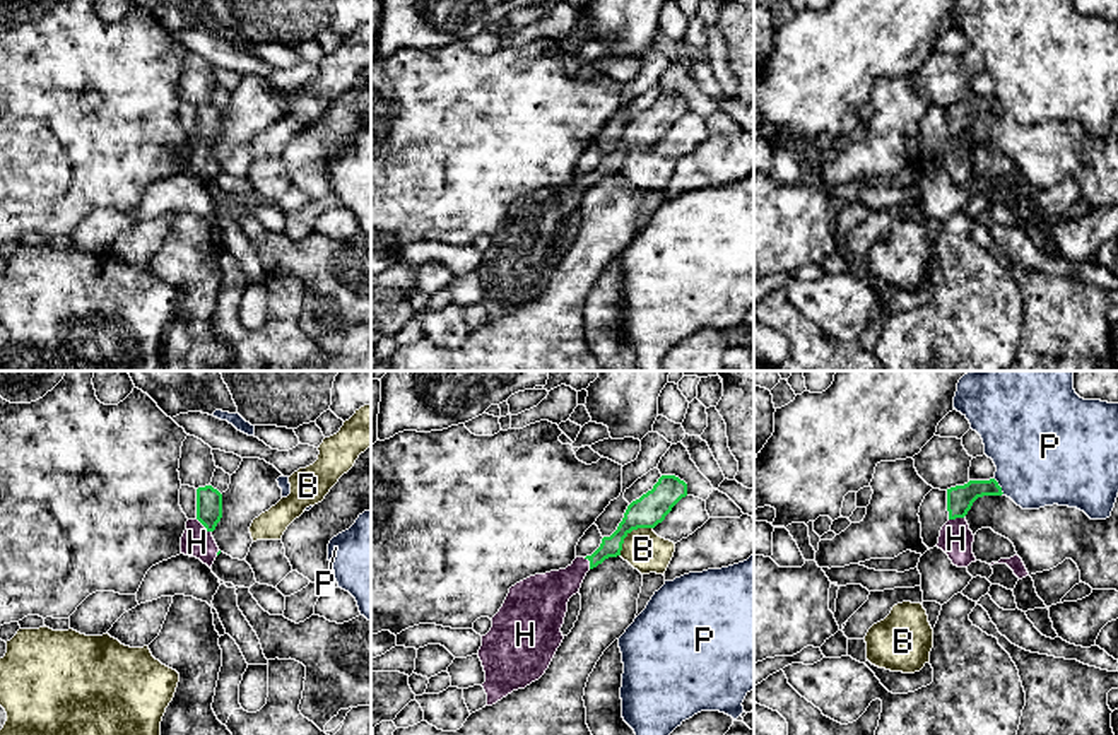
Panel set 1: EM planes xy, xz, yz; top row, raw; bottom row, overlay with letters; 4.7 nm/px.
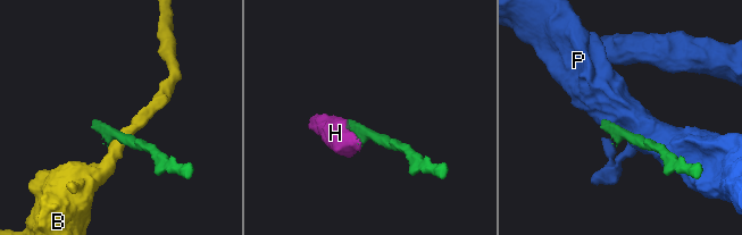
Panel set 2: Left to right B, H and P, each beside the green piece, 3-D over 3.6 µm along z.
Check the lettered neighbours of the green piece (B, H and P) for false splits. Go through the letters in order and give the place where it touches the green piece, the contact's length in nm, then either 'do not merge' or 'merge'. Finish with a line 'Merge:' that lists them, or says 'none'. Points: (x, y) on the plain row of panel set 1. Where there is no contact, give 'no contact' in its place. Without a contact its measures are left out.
B: contact xz (629, 149); length 200 nm; do not merge
H: contact xy (204, 142); length 100 nm; merge
P: contact yz (999, 103); length 90 nm; do not merge
Merge: H

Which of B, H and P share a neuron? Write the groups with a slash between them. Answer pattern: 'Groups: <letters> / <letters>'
Groups: B / H / P

